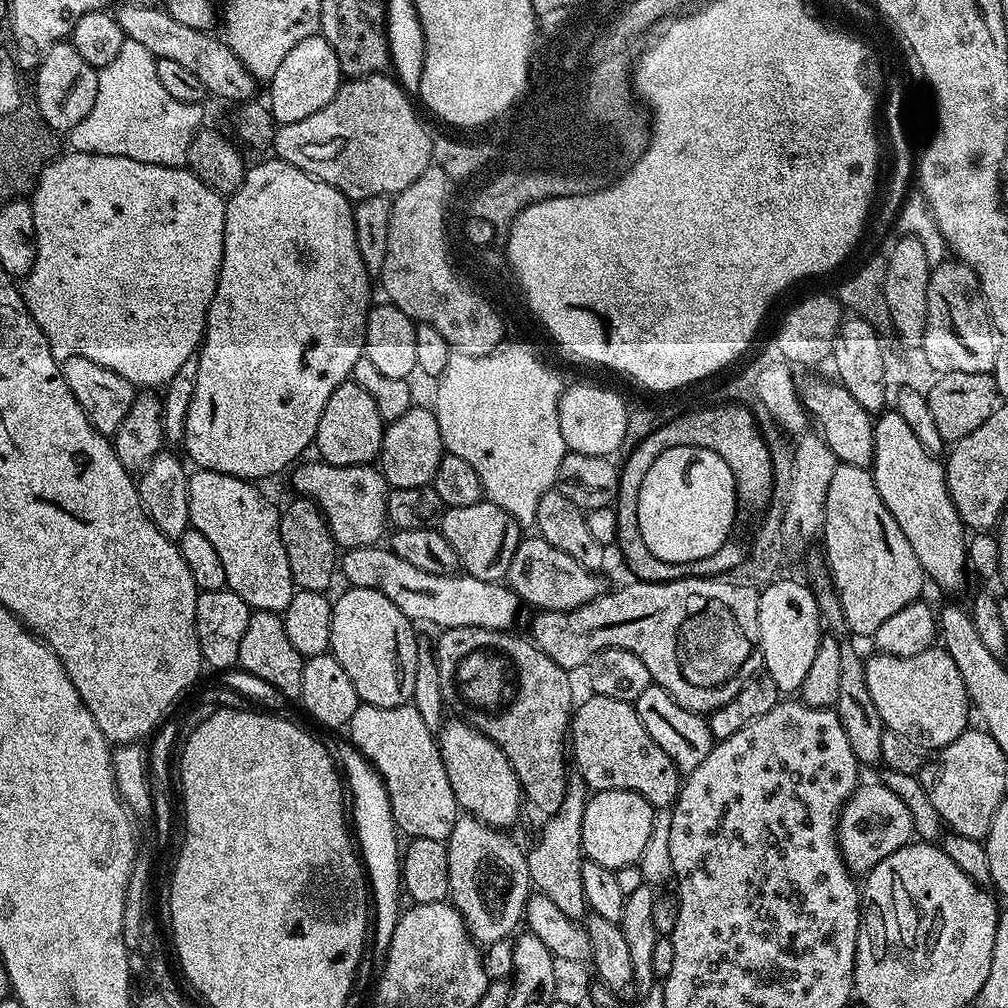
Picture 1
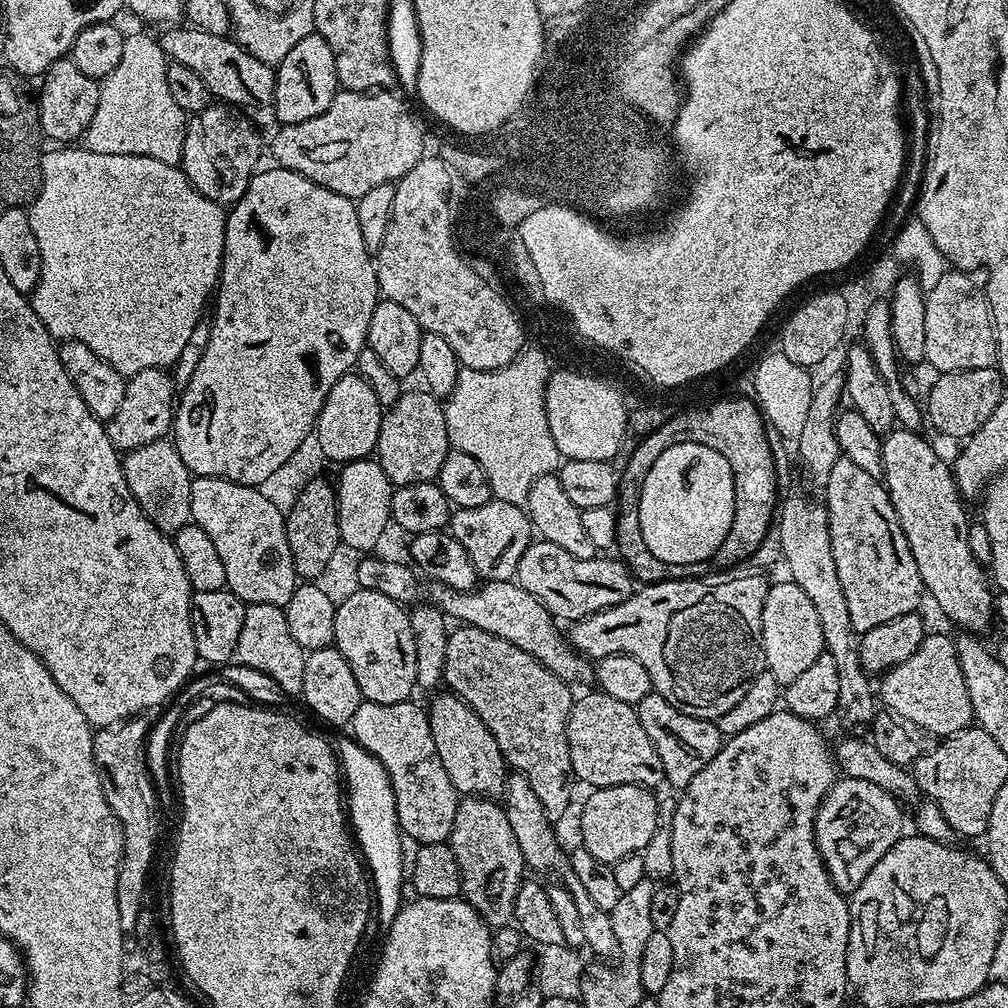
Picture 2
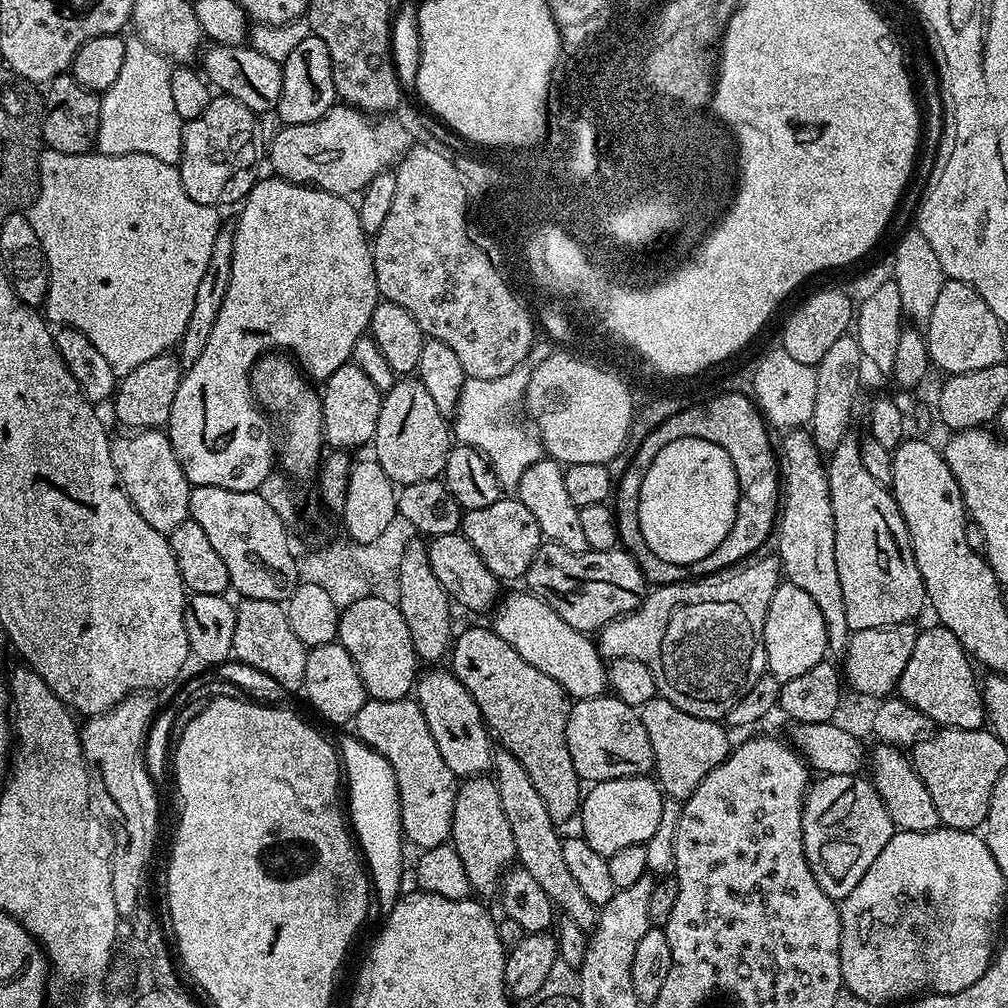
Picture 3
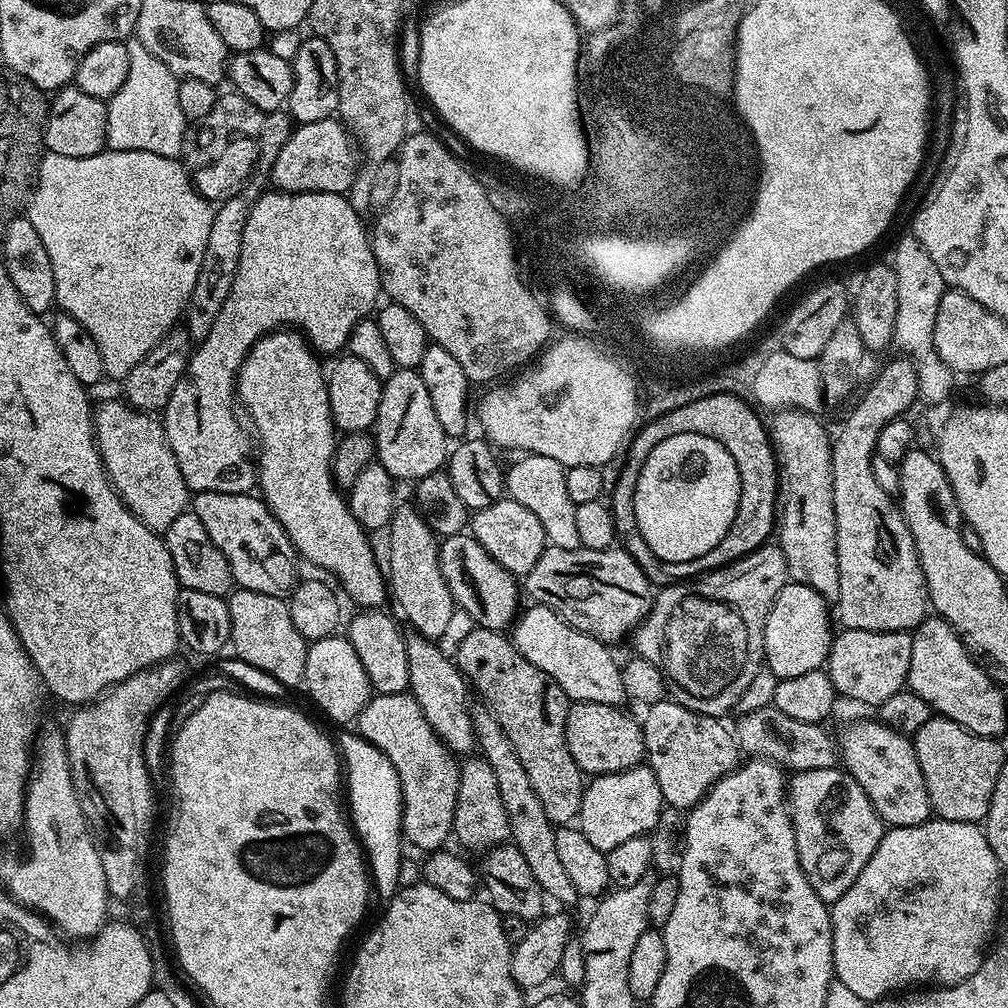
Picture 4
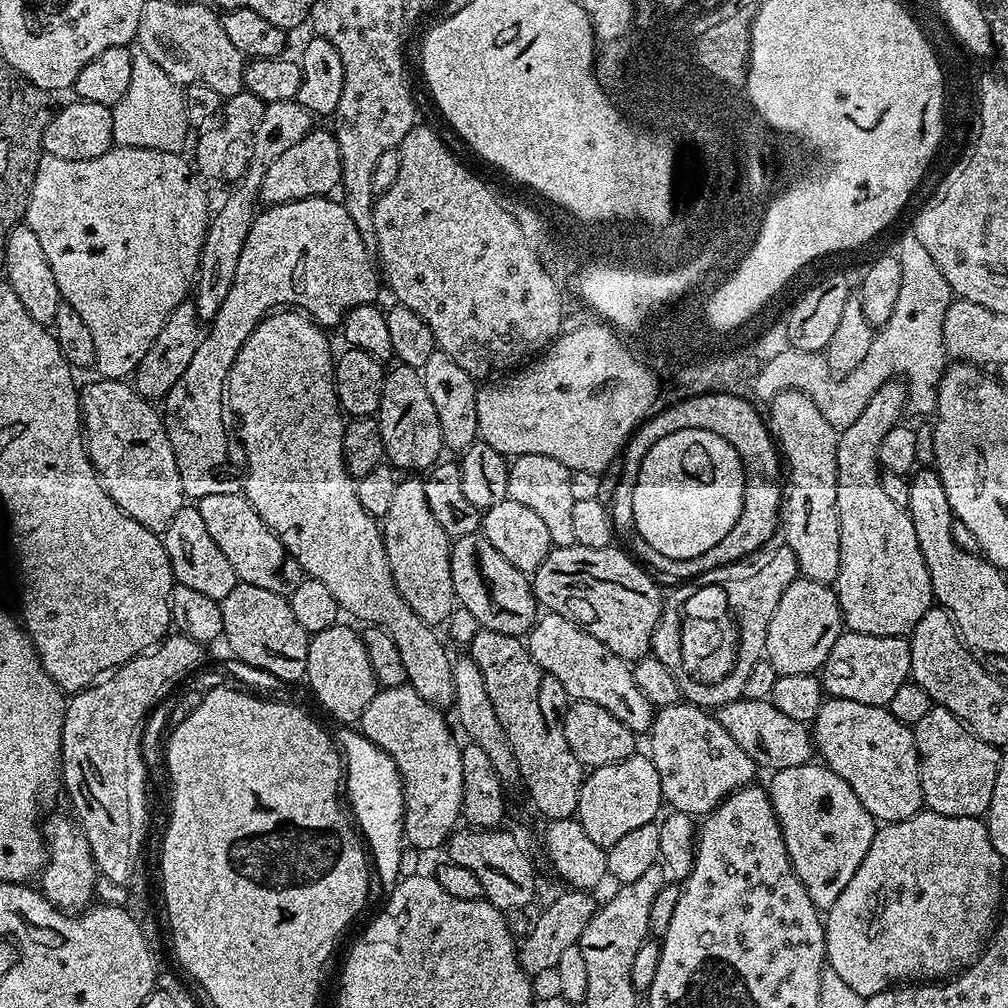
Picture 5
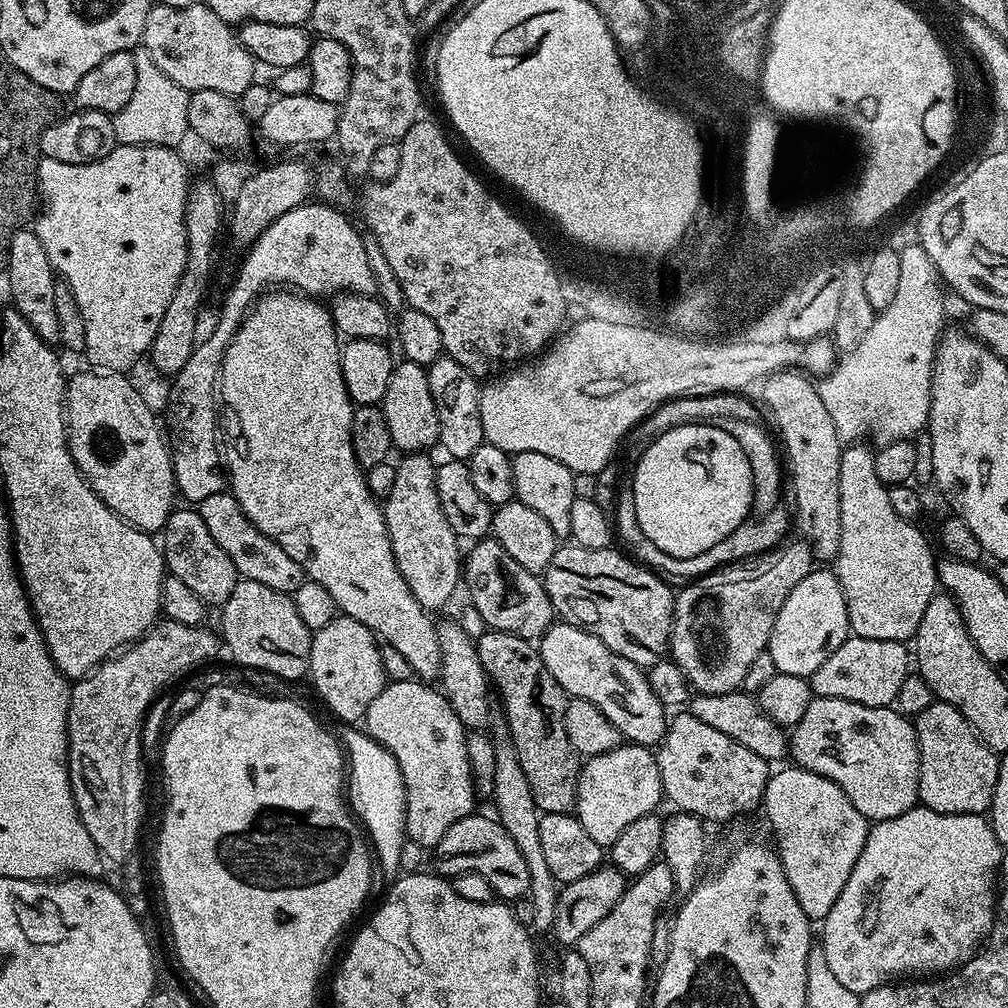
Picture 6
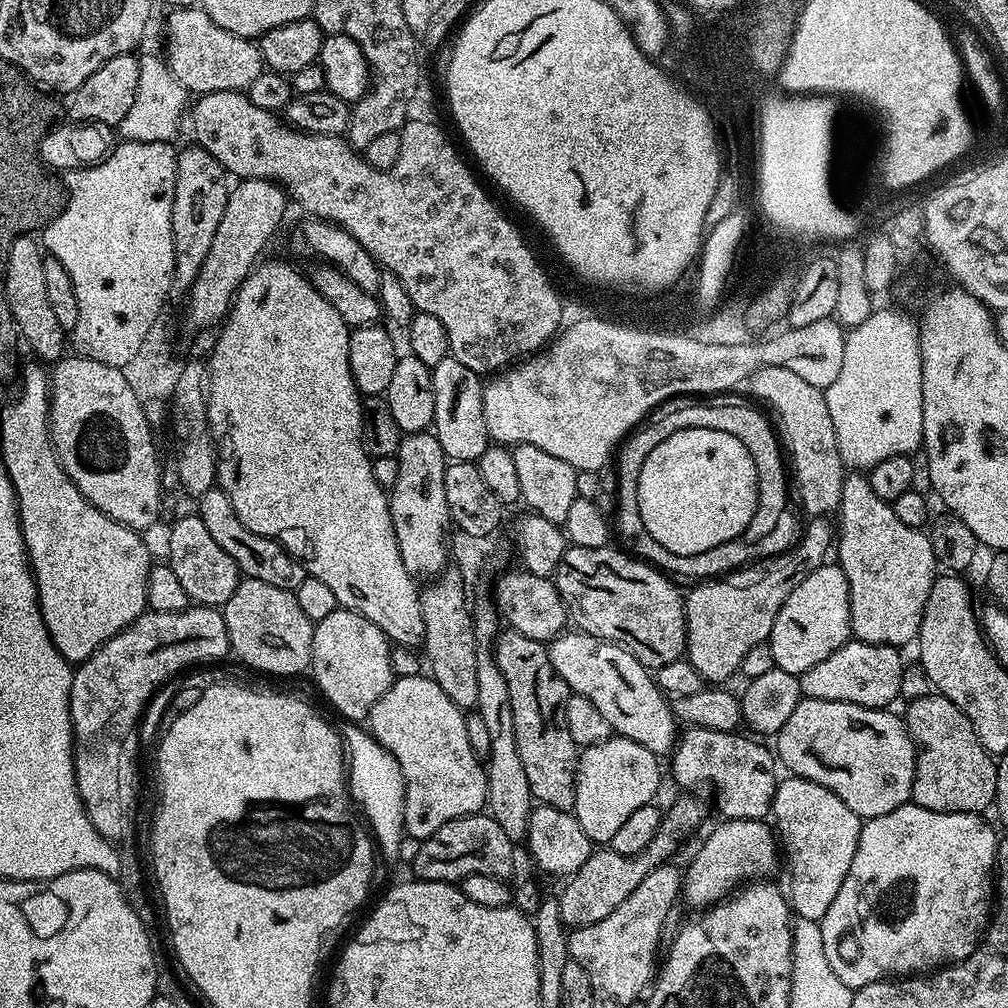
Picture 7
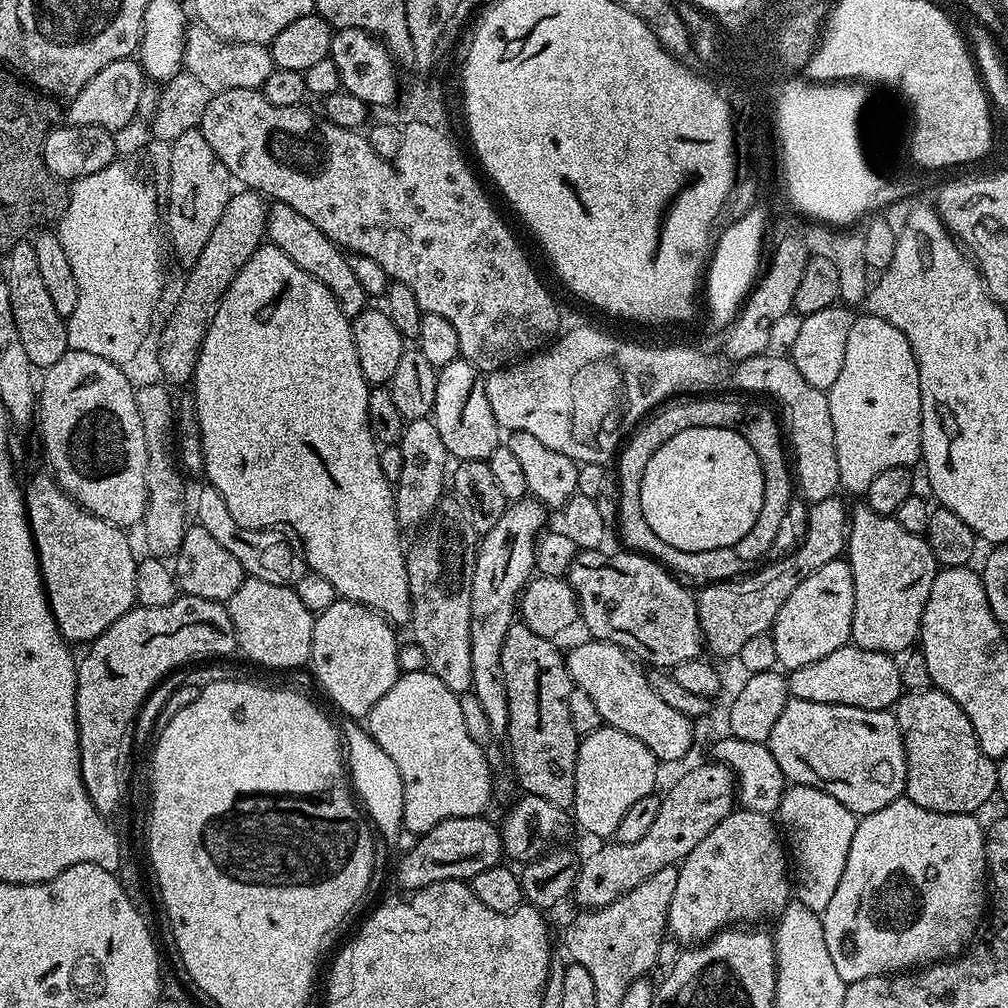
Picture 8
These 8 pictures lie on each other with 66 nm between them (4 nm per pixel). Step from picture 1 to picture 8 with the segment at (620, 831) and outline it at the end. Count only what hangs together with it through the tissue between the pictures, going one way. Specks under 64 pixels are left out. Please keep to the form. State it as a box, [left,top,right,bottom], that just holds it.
[571,726,658,838]

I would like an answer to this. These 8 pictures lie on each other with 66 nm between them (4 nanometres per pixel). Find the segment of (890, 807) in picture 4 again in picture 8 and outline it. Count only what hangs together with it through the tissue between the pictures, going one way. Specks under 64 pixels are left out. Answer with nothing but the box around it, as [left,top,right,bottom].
[766,698,905,818]

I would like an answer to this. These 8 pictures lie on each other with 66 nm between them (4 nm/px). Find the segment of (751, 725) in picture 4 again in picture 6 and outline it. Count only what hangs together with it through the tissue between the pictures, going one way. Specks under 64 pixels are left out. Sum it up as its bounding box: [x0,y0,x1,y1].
[686,690,790,762]

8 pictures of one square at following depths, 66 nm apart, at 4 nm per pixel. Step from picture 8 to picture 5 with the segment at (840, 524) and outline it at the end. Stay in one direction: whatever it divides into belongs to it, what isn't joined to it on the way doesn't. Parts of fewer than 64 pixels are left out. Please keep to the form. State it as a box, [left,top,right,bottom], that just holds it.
[654,542,799,710]

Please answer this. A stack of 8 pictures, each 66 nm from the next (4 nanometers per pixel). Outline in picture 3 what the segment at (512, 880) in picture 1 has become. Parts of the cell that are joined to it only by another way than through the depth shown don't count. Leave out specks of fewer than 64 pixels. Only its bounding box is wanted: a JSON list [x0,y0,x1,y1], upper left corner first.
[450,775,516,897]

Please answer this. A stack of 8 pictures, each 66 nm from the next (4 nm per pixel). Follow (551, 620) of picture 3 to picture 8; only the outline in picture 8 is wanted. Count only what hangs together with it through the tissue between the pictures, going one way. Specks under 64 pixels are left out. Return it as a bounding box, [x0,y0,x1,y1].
[567,638,693,761]

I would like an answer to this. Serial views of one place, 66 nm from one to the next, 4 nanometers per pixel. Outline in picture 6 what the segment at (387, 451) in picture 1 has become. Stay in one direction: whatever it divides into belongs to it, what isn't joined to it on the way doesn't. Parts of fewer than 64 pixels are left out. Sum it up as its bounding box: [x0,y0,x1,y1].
[382,359,440,454]

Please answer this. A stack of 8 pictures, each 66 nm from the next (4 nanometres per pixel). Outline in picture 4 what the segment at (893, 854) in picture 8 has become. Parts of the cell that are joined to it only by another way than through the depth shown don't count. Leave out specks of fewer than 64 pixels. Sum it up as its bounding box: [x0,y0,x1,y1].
[831,818,1001,1002]

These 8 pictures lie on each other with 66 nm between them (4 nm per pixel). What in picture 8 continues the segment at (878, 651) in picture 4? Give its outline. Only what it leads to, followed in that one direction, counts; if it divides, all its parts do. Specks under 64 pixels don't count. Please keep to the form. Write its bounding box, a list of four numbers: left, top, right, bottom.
[786,646,902,710]

